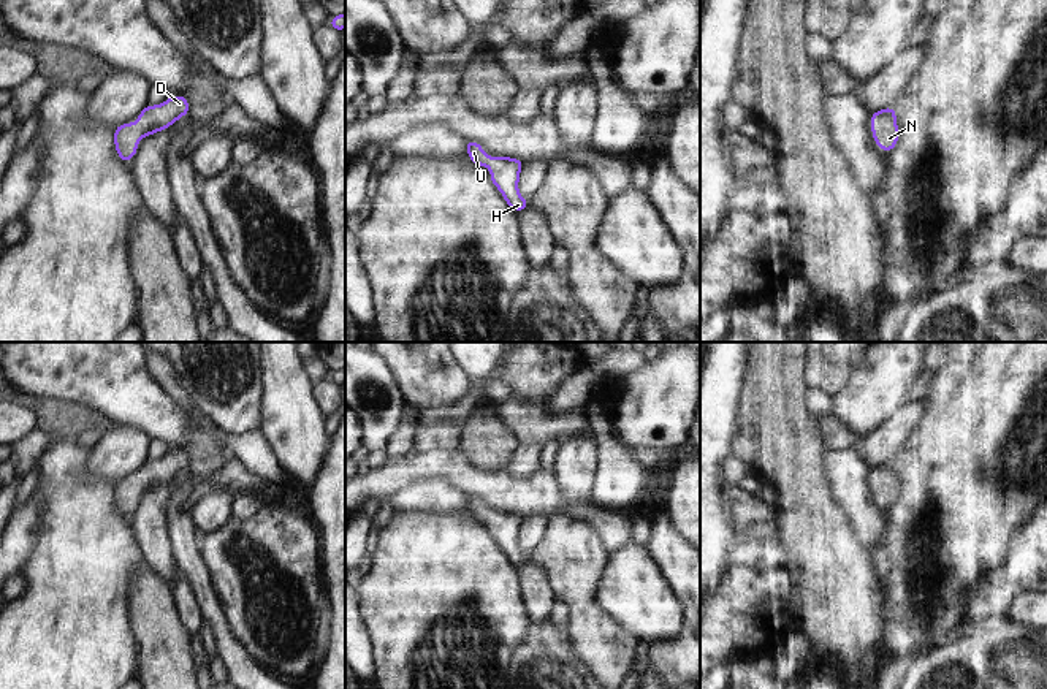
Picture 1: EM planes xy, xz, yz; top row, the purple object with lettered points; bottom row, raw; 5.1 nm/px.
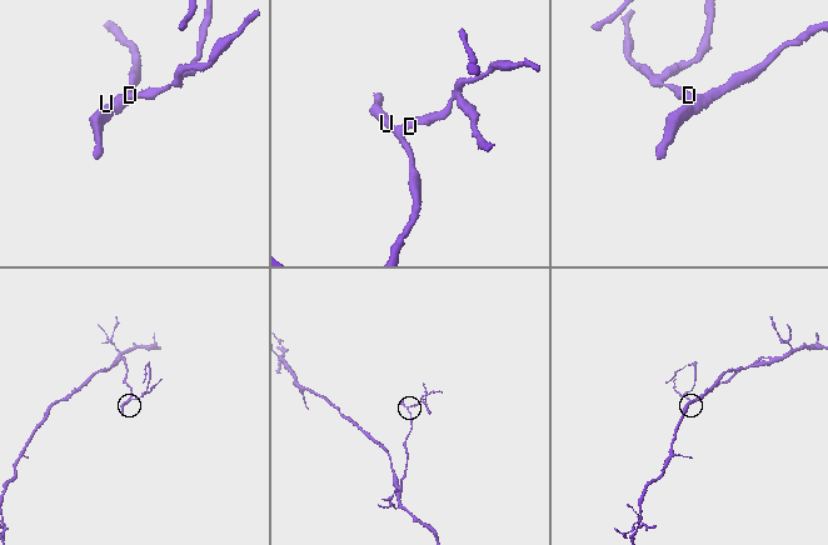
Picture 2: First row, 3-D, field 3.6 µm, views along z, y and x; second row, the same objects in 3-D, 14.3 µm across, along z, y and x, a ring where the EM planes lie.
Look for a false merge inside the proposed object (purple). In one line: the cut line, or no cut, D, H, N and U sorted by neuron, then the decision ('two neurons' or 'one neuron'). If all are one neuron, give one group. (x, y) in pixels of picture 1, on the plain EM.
no cut; D H N U; one neuron

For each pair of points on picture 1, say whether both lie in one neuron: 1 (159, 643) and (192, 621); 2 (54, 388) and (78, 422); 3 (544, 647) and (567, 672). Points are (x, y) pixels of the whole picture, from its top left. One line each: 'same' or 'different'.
1: different
2: different
3: same

